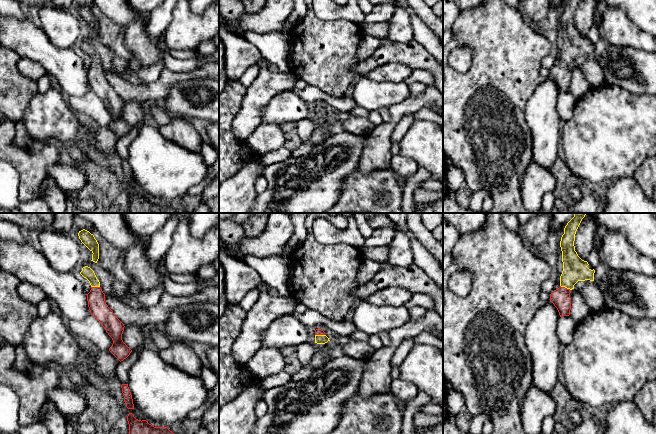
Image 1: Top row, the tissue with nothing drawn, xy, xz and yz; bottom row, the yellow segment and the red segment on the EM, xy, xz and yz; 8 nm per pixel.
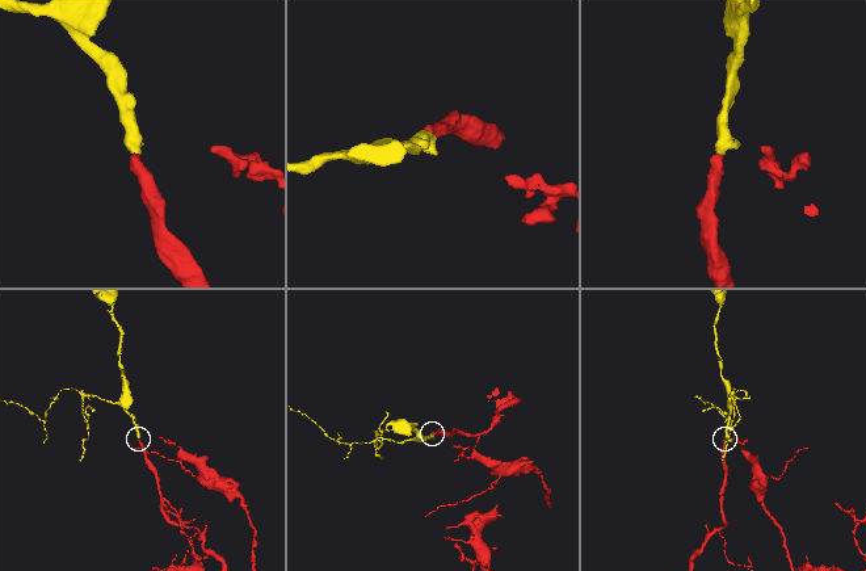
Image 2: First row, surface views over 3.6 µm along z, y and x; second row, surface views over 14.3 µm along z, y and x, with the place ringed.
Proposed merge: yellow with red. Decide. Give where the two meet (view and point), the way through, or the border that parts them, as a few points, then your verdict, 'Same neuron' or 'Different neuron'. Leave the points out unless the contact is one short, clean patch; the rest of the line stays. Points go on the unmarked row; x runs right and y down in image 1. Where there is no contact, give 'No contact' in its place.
Touches yellow at yz (565, 63). Path across: yz (575, 45), (568, 54), (565, 63), (560, 73). Same neuron

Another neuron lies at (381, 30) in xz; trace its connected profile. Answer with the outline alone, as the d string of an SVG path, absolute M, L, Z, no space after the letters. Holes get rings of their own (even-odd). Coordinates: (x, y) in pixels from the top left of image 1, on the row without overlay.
M389 21L381 23L368 23L363 28L363 33L380 40L387 38L391 25Z

